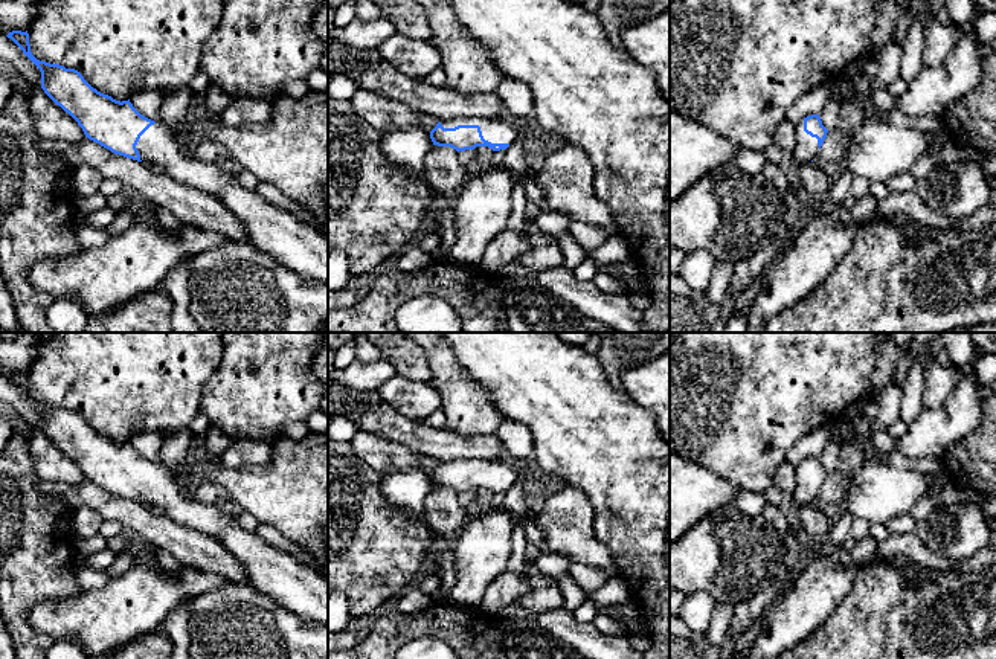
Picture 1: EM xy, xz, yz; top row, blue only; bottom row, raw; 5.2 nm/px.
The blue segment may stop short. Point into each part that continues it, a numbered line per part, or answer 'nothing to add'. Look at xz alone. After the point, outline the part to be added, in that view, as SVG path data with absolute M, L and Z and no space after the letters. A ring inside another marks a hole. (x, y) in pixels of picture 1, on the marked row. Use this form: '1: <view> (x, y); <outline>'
1: xz (493, 130); M445 119L441 122L444 128L455 128L458 125L479 125L485 140L491 143L514 143L523 133L523 127L512 119Z

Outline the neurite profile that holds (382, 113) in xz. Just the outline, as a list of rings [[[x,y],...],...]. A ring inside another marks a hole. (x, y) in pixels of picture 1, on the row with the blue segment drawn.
[[[361,87],[352,96],[351,104],[357,116],[380,131],[390,127],[419,125],[430,134],[436,124],[442,122],[442,119],[418,113],[403,102],[387,99]]]

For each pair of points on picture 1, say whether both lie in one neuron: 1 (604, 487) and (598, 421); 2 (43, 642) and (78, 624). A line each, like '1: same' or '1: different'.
1: same
2: different

